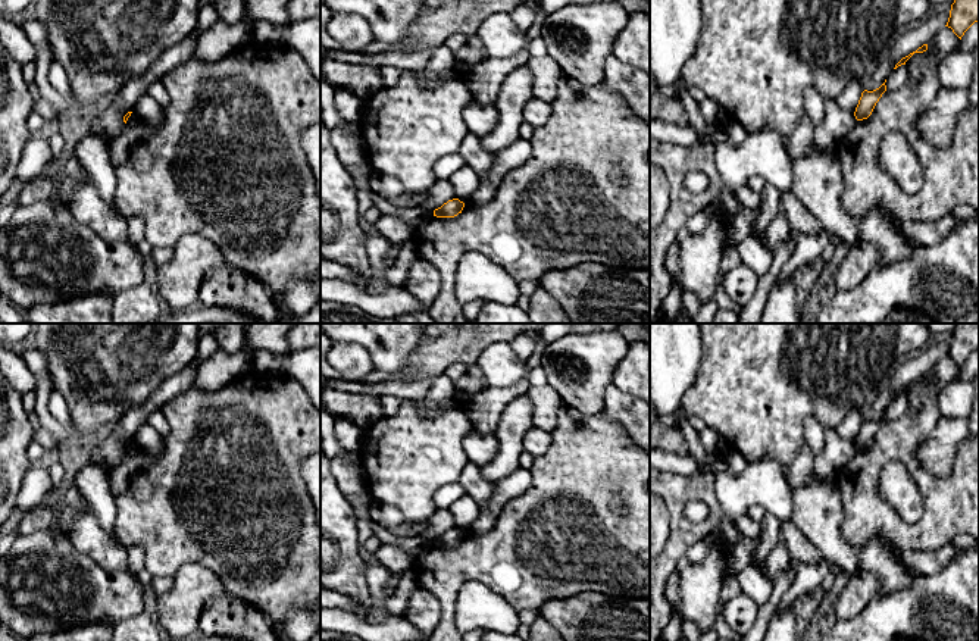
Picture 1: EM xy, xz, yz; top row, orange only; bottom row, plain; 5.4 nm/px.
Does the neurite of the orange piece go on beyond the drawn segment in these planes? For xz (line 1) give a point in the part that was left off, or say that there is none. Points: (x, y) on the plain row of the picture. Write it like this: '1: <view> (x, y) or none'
1: none

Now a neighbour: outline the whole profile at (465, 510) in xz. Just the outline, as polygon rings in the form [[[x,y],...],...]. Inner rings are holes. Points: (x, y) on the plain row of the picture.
[[[466,494],[453,501],[453,504],[448,509],[456,519],[456,528],[459,528],[463,532],[479,513],[479,506]]]

